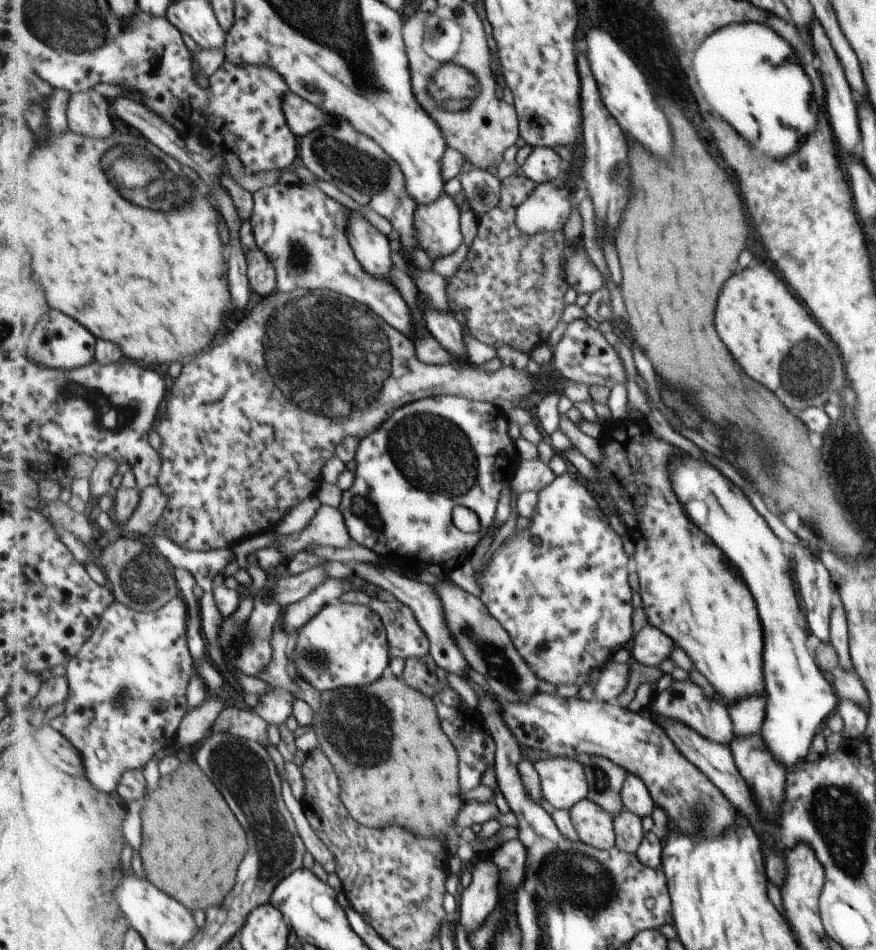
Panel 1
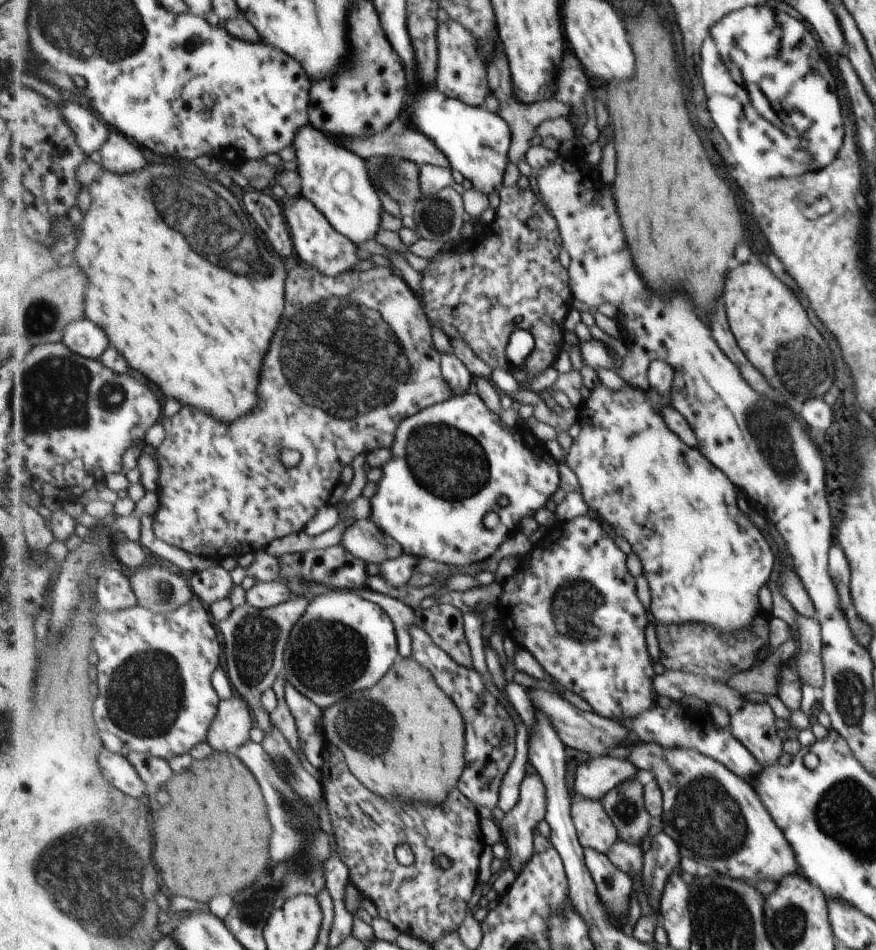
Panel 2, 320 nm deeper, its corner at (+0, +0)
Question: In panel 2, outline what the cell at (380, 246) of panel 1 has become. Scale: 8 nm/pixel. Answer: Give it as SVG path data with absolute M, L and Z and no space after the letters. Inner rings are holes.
M311 123L301 128L293 148L297 170L302 176L302 194L312 200L328 217L329 222L355 244L374 241L377 232L381 230L381 217L384 213L381 198L371 184L367 162L337 142Z

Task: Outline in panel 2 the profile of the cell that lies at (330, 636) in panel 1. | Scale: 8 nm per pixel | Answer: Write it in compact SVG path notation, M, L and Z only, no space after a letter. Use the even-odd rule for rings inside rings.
M327 591L311 597L305 614L291 629L284 652L288 682L322 709L353 692L375 686L399 660L397 634L389 614L352 591Z

